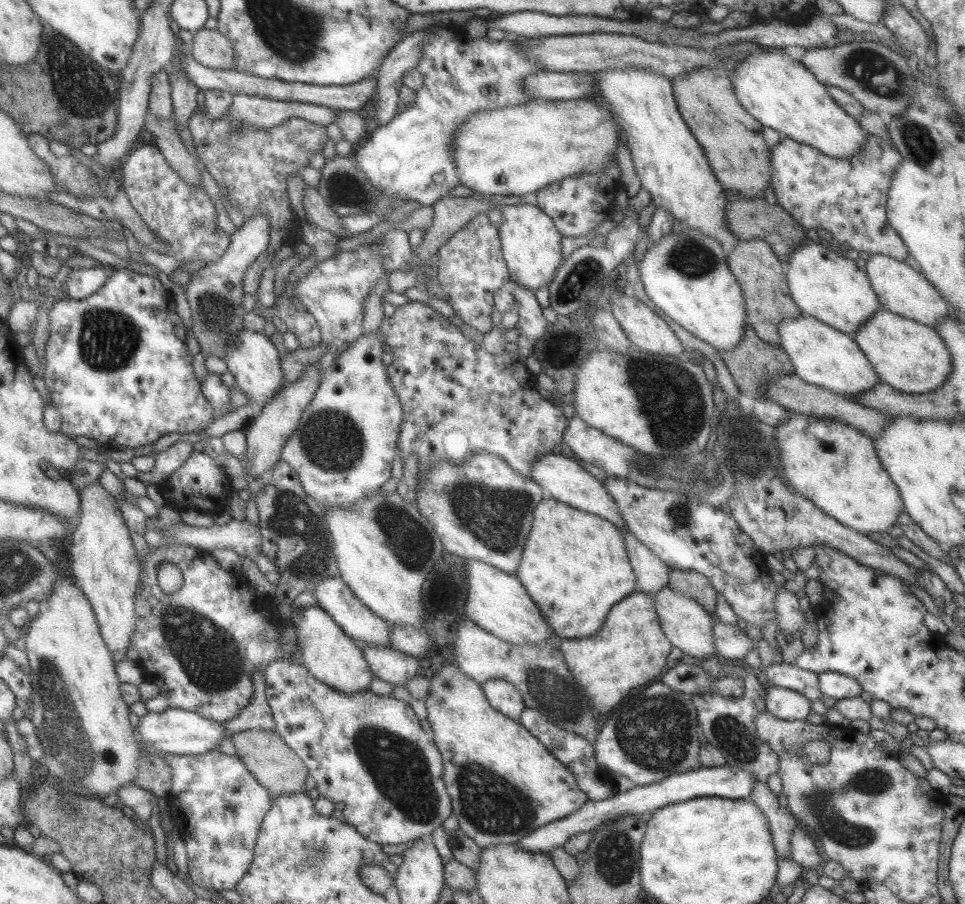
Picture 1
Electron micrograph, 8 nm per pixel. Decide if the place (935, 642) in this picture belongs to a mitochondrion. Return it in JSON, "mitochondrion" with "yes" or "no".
{"mitochondrion":"no"}

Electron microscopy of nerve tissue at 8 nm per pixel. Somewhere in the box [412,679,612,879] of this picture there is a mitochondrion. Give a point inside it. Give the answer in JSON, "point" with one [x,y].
{"point":[492,805]}

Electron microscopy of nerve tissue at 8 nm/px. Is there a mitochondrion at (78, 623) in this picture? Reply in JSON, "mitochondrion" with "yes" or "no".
{"mitochondrion":"no"}

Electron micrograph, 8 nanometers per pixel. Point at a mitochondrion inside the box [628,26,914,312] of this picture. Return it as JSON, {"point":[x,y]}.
{"point":[875,73]}

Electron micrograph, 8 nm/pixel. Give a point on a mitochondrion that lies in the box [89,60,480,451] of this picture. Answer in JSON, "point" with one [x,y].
{"point":[214,314]}

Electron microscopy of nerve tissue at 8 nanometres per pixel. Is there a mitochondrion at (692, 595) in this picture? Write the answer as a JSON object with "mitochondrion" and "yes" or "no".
{"mitochondrion":"no"}

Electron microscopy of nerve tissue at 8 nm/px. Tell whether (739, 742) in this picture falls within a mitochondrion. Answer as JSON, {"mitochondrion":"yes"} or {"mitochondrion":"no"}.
{"mitochondrion":"yes"}

